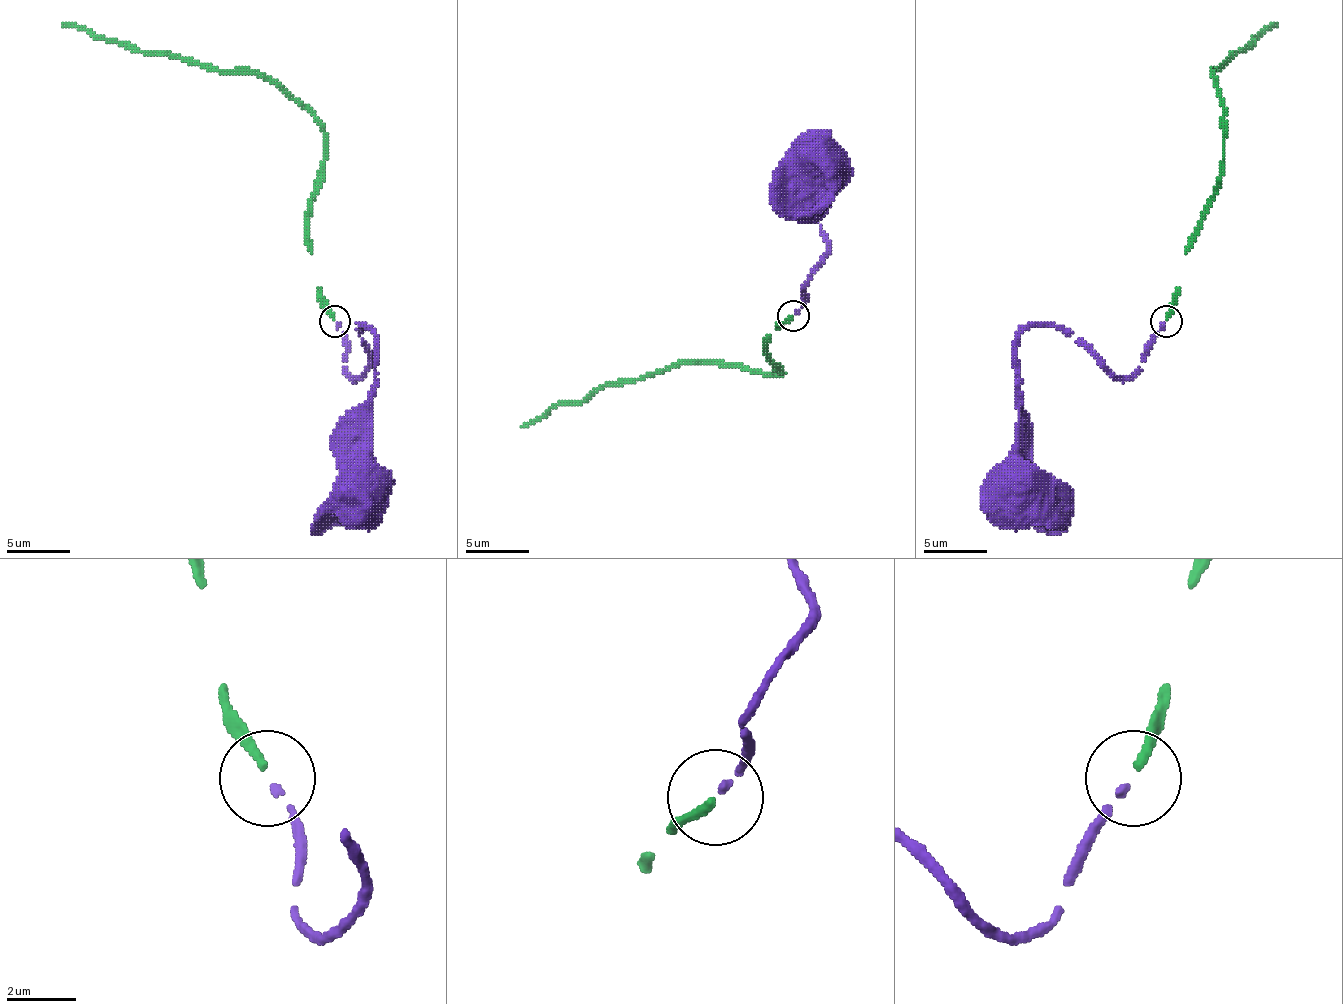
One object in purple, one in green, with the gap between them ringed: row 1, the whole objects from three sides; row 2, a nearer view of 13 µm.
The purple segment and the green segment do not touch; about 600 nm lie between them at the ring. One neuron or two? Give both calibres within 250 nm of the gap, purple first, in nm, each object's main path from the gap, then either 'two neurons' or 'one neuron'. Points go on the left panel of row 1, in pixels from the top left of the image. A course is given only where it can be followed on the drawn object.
calibres 170 and 240 nm; course purple (337, 323), (346, 345), (343, 367), (352, 376), (359, 376), (368, 364), (359, 326), (375, 335), (371, 493); course green (334, 319), (308, 247), (308, 206), (324, 175), (324, 127), (274, 83), (242, 71), (148, 55), (63, 23); one neuron

